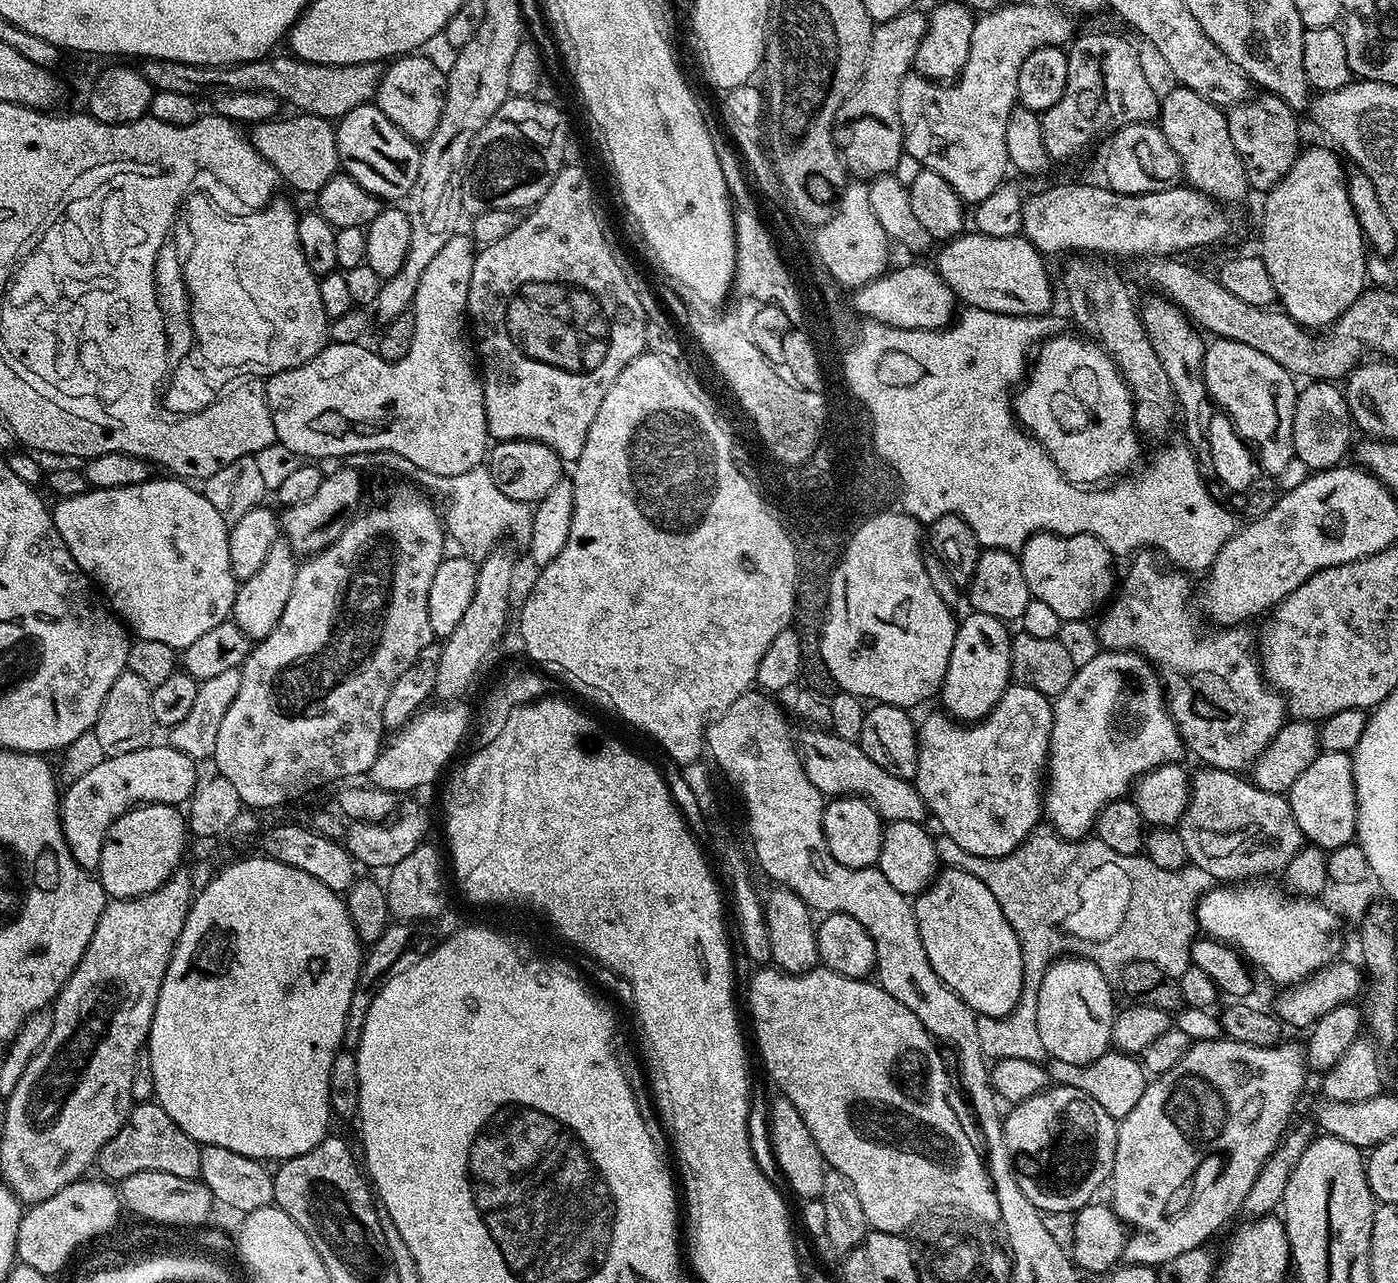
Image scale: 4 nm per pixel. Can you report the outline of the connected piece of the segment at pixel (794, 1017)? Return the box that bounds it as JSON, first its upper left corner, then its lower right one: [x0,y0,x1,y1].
[748,966,999,1233]

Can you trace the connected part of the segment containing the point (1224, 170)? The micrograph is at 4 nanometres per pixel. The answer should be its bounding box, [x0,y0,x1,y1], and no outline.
[1158,86,1249,202]

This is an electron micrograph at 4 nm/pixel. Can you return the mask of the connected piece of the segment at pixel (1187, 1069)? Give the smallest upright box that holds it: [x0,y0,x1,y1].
[1110,1038,1306,1266]

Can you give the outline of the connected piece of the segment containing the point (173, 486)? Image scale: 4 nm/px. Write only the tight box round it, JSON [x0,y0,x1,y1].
[50,478,238,650]

